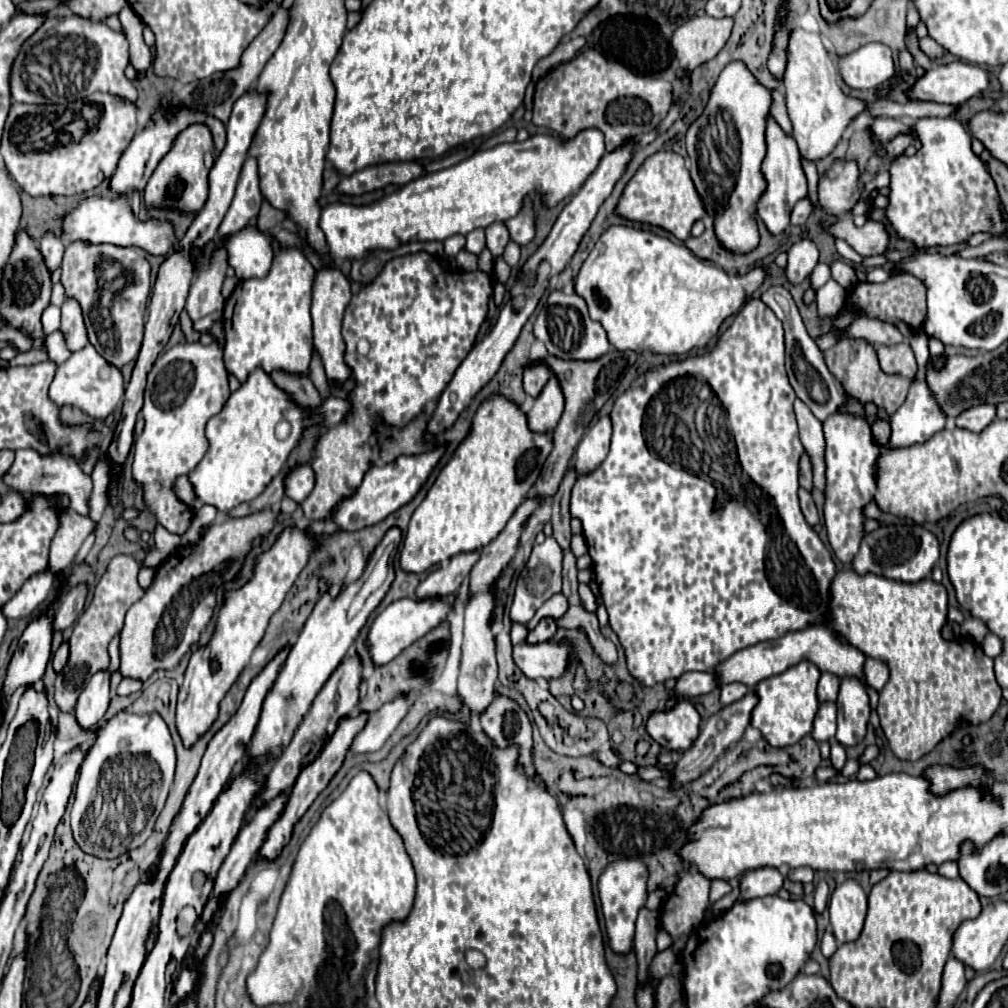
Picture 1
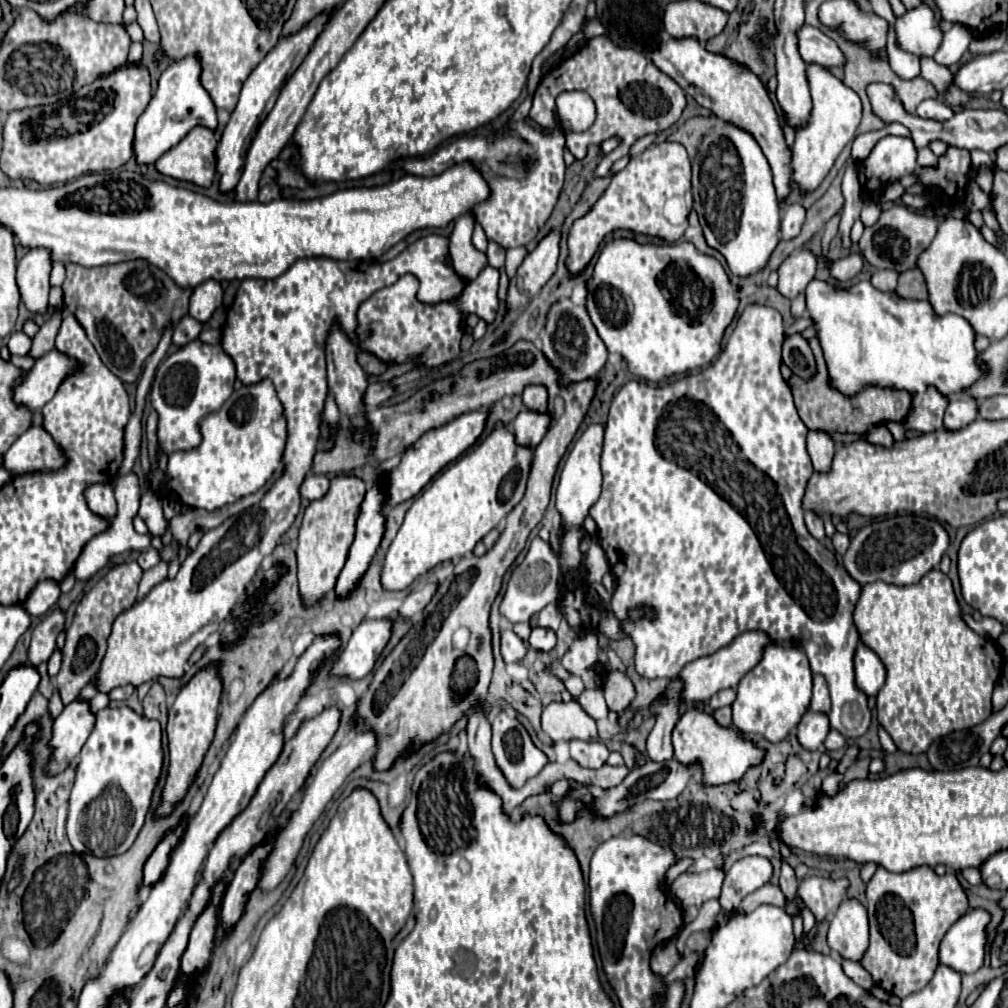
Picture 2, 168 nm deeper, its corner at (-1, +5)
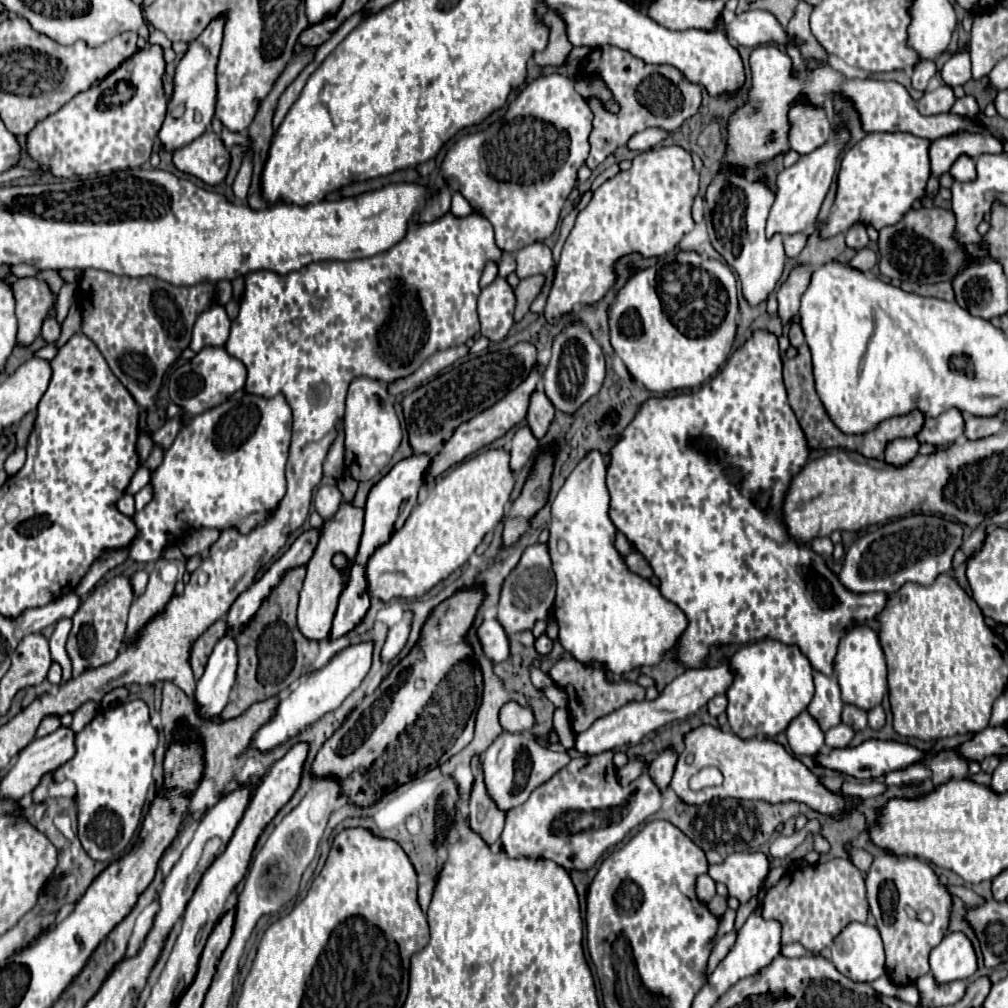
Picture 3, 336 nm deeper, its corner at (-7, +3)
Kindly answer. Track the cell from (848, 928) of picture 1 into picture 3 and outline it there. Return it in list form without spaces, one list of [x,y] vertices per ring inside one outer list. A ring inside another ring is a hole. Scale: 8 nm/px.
[[[852,922],[832,944],[832,964],[844,976],[858,982],[874,982],[886,974],[884,948],[880,934],[874,926]]]

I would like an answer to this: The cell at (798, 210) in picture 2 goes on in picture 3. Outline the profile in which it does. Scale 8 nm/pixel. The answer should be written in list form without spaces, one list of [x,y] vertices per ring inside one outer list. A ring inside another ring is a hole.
[[[794,234],[794,236],[784,236],[784,252],[788,258],[796,258],[800,250],[806,246],[806,234]]]

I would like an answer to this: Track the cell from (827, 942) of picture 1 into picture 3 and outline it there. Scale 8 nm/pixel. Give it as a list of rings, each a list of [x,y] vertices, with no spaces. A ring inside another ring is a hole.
[[[888,976],[878,978],[876,982],[872,982],[872,986],[874,986],[876,992],[880,992],[880,994],[884,994],[884,996],[896,996],[896,984],[894,984]]]

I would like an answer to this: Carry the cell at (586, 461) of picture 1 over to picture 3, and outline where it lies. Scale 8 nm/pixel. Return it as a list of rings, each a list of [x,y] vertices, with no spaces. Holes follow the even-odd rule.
[[[590,452],[566,478],[552,502],[548,552],[556,574],[552,618],[560,628],[558,640],[584,666],[626,674],[640,666],[660,664],[688,626],[686,614],[666,600],[650,580],[630,572],[614,546],[616,528],[608,516],[610,494],[600,452]]]

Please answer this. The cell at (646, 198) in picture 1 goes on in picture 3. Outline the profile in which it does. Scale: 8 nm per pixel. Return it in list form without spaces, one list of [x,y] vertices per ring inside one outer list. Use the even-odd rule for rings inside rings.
[[[662,146],[638,154],[632,160],[630,170],[618,172],[614,178],[606,180],[598,190],[592,192],[592,198],[584,210],[578,212],[574,228],[564,242],[552,290],[544,308],[544,316],[550,324],[558,324],[562,316],[572,312],[576,306],[592,306],[600,302],[606,292],[616,282],[614,264],[628,254],[640,254],[644,258],[662,258],[672,252],[676,244],[694,228],[692,220],[692,200],[698,194],[698,172],[694,170],[692,156],[680,146]]]

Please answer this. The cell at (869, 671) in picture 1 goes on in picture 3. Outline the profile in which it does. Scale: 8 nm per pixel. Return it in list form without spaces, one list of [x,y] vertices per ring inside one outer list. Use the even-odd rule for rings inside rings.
[[[854,626],[846,632],[834,656],[834,676],[840,686],[844,704],[852,704],[856,708],[870,710],[882,702],[888,690],[888,684],[886,684],[886,660],[884,660],[884,652],[880,648],[876,630],[868,626]]]

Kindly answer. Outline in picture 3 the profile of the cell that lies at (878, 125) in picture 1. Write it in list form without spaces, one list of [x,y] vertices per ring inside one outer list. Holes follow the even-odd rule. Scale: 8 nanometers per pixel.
[[[960,156],[960,158],[954,162],[950,174],[954,176],[954,180],[970,180],[968,174],[970,174],[972,178],[976,178],[976,176],[974,176],[974,174],[976,174],[976,168],[974,168],[972,158],[968,158],[968,156]]]

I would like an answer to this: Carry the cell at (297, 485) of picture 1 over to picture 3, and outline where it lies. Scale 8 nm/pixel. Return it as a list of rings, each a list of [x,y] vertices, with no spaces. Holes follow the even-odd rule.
[[[320,486],[314,496],[316,512],[322,516],[322,520],[330,520],[342,504],[342,494],[338,486]]]

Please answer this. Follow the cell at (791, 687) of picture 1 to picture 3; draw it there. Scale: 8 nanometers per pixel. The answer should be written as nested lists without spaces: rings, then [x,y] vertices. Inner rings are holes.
[[[758,640],[742,646],[730,658],[734,680],[726,690],[728,724],[740,738],[776,736],[784,732],[794,716],[798,716],[814,696],[812,664],[798,646],[788,646],[778,640]]]

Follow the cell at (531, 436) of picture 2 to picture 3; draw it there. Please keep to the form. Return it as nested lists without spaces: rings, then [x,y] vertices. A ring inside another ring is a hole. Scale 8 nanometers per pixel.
[[[522,426],[514,434],[512,446],[510,446],[510,470],[514,474],[526,466],[532,452],[536,450],[536,446],[538,446],[538,440],[534,438],[534,434],[532,434],[532,430],[528,426]]]

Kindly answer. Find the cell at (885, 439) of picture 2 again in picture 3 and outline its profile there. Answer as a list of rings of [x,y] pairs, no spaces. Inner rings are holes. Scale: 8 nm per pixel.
[[[898,438],[898,440],[892,440],[886,446],[884,462],[894,464],[894,466],[908,464],[918,454],[918,448],[920,448],[920,442],[916,438]]]

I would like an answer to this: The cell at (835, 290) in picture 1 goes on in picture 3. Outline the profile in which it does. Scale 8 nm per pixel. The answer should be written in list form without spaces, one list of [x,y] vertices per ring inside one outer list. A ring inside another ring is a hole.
[[[862,248],[862,250],[852,258],[850,266],[858,268],[858,270],[862,270],[862,272],[868,272],[868,270],[874,268],[876,260],[878,260],[878,258],[876,258],[876,252],[874,252],[874,250],[870,250],[870,248]]]

